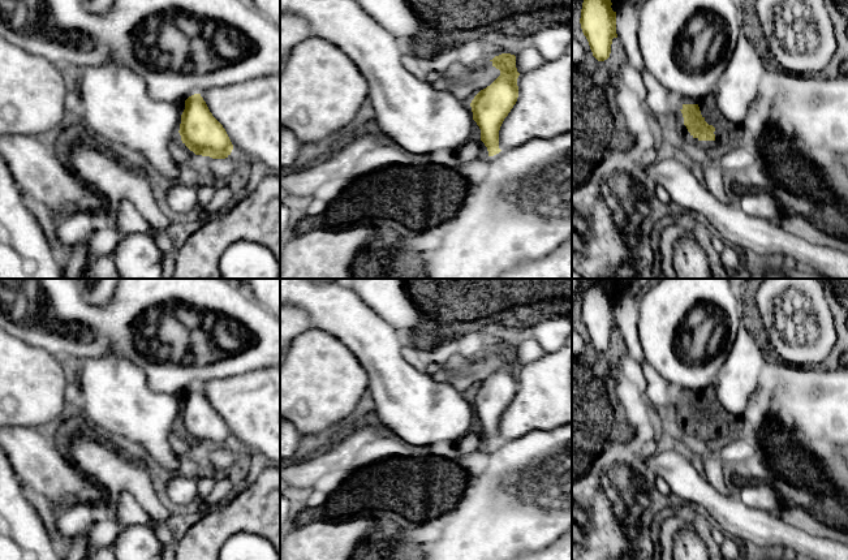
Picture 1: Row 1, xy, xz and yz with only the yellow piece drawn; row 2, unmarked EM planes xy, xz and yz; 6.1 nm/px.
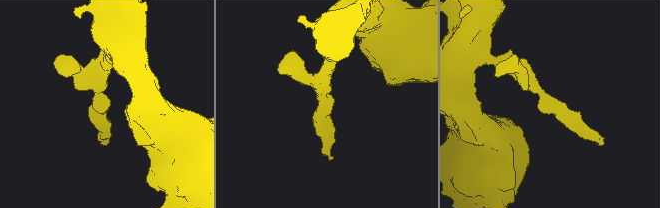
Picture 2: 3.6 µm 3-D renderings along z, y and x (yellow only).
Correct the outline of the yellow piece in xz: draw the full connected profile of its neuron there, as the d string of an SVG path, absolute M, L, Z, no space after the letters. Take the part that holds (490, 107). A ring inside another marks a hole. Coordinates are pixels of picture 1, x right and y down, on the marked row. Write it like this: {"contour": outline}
{"contour": "M502 53L495 56L492 66L500 70L500 76L486 89L481 90L470 103L473 120L481 129L481 141L488 151L488 156L499 154L499 130L518 98L516 56Z"}

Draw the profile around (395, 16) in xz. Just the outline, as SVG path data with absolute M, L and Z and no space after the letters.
M356 0L405 48L418 48L429 35L406 0Z

